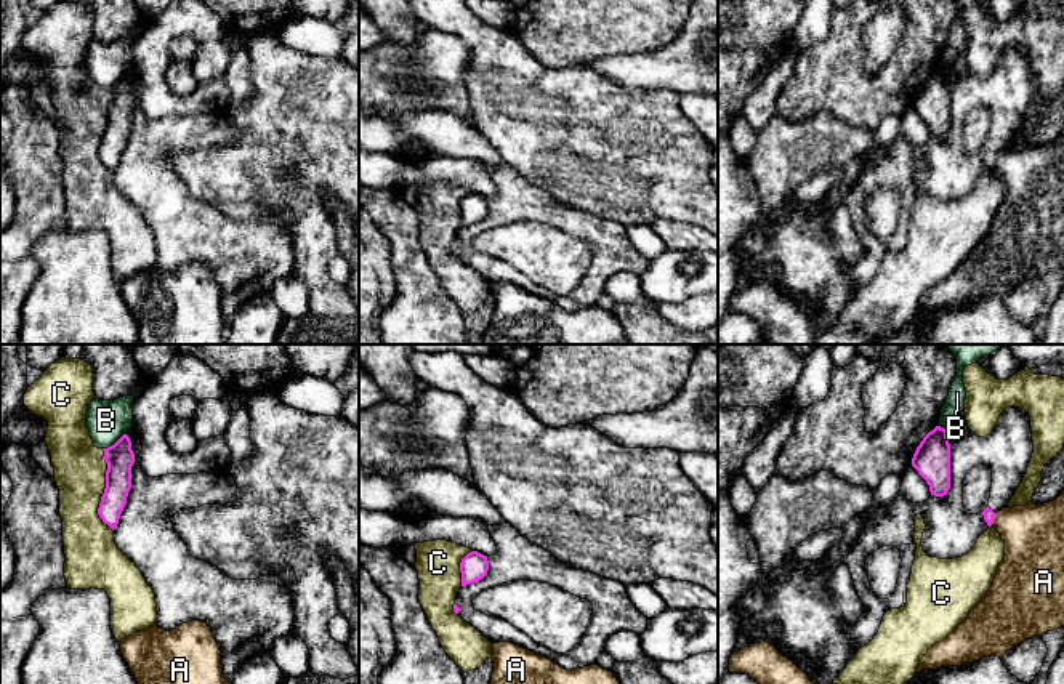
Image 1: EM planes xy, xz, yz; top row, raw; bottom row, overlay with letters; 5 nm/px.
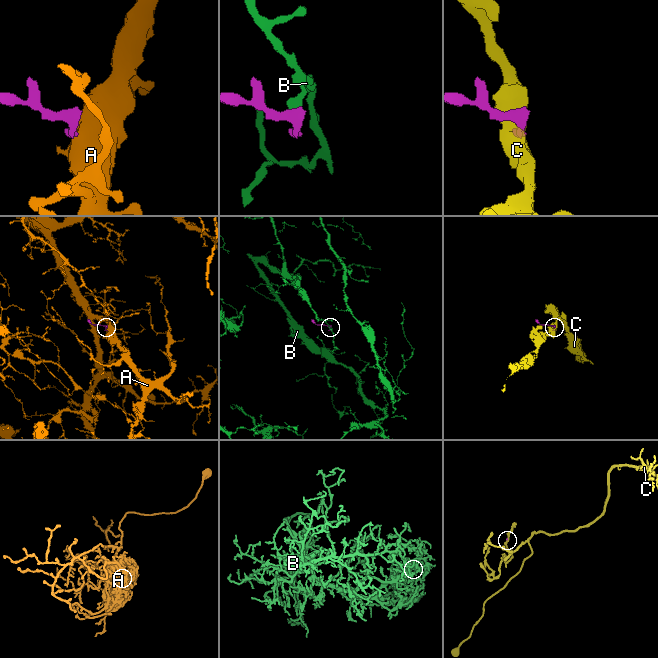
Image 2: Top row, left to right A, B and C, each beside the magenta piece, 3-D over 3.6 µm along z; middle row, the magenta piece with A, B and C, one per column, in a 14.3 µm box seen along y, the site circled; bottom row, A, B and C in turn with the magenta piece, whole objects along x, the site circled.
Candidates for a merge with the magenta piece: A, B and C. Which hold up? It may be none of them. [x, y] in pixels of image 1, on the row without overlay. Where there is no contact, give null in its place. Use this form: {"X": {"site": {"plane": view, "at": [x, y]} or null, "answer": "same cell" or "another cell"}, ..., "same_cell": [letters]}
{"A": {"site": {"plane": "yz", "at": [992, 160]}, "answer": "same cell"}, "B": {"site": {"plane": "xy", "at": [116, 84]}, "answer": "another cell"}, "C": {"site": {"plane": "xy", "at": [104, 132]}, "answer": "another cell"}, "same_cell": ["A"]}

